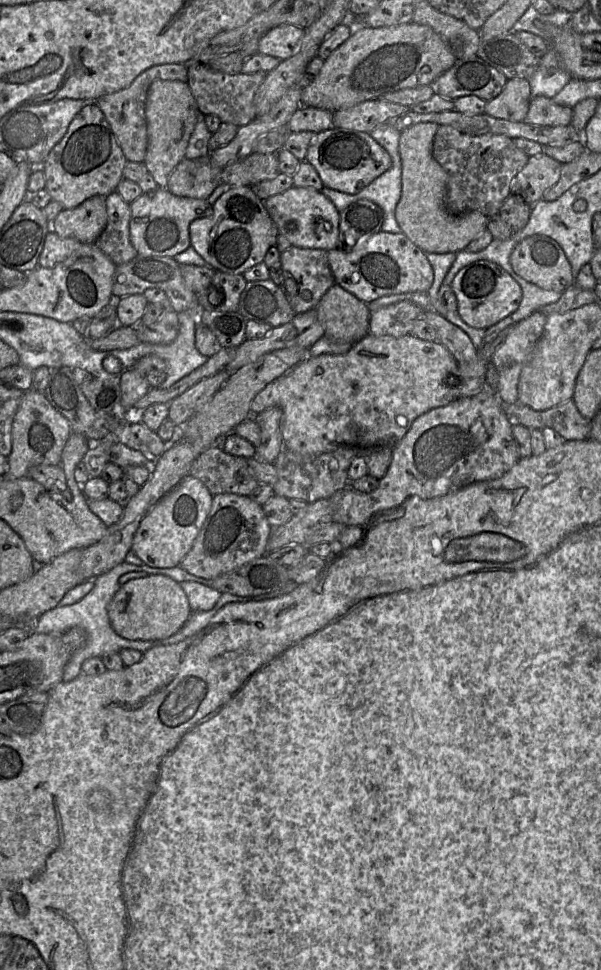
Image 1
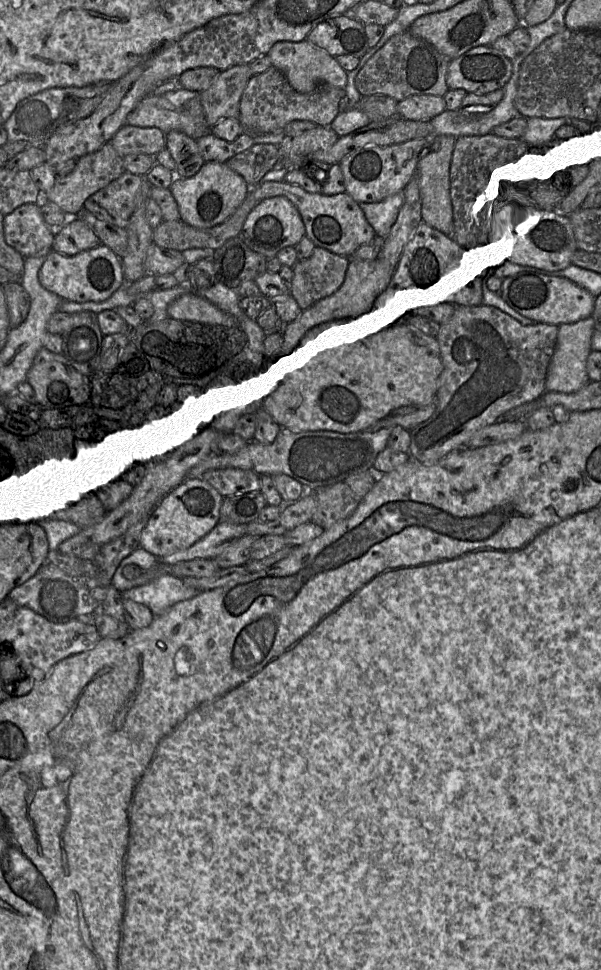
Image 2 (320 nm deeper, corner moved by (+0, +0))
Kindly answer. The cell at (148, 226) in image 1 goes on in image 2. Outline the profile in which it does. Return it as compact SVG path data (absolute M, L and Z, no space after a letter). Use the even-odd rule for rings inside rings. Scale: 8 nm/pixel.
M205 162L194 176L175 177L169 189L177 202L180 219L193 227L205 229L228 219L242 204L251 187L225 162Z

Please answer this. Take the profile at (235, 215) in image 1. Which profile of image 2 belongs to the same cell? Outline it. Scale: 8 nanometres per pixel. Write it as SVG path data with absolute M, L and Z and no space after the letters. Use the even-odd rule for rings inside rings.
M277 196L260 201L249 213L241 232L245 243L268 259L277 257L280 250L295 247L306 236L306 229L297 207L286 197Z

